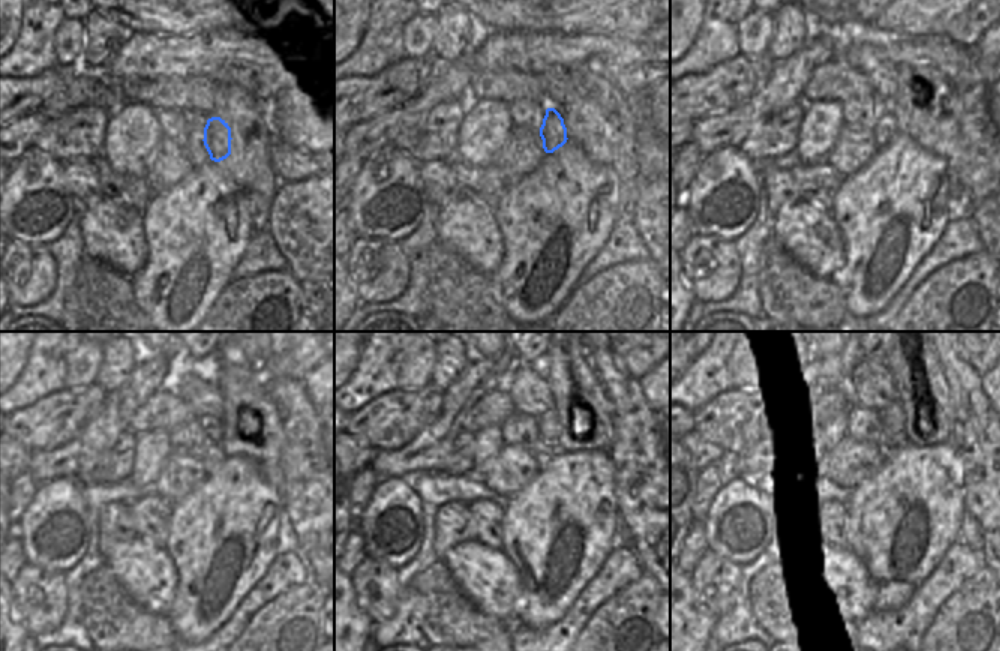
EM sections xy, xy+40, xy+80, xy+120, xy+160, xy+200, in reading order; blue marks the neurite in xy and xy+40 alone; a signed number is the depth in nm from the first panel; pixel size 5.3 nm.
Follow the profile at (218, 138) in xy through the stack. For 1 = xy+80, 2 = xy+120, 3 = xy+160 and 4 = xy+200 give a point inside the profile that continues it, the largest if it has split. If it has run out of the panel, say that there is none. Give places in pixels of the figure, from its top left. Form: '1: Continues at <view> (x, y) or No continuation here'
1: Continues at xy+80 (885, 129)
2: Continues at xy+120 (213, 456)
3: Continues at xy+160 (547, 452)
4: Continues at xy+200 (885, 444)

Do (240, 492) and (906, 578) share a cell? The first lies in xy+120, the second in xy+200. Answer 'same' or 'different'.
same

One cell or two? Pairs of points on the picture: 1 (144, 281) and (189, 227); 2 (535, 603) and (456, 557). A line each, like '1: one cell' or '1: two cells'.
1: one cell
2: two cells

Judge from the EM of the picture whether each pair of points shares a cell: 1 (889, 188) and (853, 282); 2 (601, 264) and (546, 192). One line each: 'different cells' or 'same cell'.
1: same cell
2: different cells

